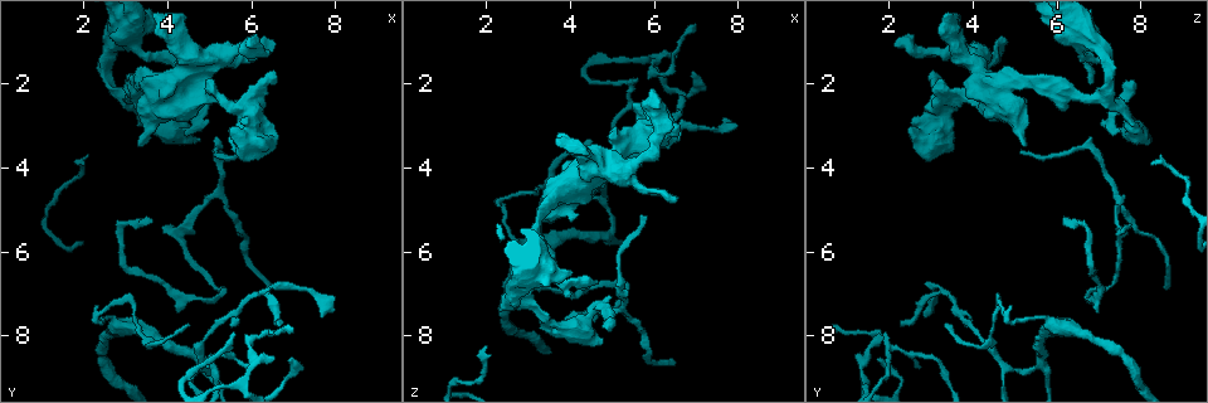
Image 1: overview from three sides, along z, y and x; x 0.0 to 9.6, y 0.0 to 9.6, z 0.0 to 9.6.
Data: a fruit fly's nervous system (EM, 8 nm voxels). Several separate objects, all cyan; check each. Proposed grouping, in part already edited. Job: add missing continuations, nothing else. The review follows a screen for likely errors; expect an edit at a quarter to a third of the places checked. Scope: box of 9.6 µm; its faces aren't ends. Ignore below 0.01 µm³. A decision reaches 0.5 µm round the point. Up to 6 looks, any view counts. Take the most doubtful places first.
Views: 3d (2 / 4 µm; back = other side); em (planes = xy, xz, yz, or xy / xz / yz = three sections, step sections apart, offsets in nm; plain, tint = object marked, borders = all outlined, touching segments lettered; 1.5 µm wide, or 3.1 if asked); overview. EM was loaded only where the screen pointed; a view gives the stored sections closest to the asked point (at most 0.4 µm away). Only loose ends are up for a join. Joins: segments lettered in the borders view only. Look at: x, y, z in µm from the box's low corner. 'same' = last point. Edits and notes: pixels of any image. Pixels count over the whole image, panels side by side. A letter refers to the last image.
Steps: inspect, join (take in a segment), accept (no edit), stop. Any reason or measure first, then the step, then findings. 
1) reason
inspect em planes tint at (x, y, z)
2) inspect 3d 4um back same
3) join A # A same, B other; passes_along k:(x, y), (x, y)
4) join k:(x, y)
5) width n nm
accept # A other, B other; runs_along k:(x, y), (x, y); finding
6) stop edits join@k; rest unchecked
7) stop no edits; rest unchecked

inspect 3d 4um back at (3.35, 3.45, 5.30)

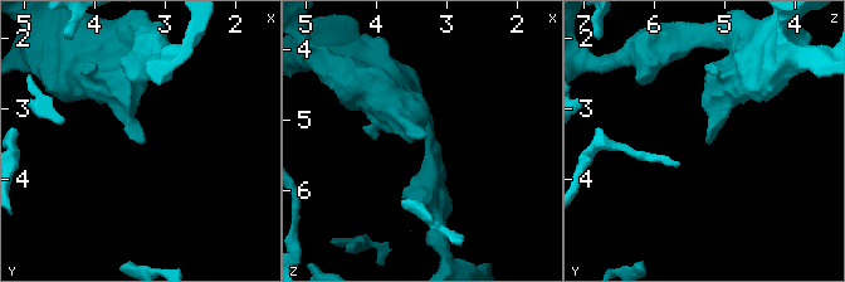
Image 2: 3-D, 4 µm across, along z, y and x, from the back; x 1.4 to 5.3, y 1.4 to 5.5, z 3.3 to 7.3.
inspect em planes borders at (3.35, 3.45, 5.25)

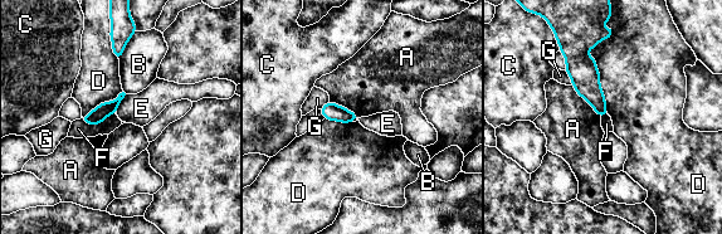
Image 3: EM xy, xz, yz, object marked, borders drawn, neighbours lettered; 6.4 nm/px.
accept # A other, B other, C other, D other, E other, F other, G other; border 3:(613, 34), (588, 50), (608, 112); none of them fits

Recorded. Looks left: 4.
branch stops here
inspect em planes borders at (5.10, 2.15, 3.05)

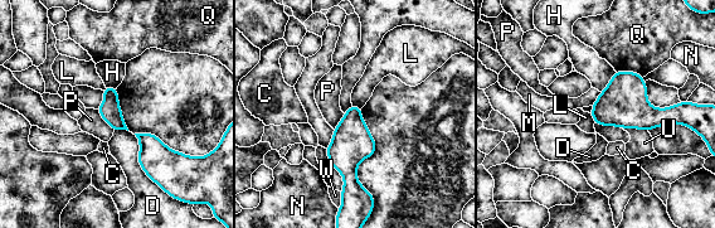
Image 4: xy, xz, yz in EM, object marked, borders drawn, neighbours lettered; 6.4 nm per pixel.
width 130 nm; longest_contact D 380 nm
accept # C other, D other, H other, L other, M other, N other, P other, Q other, U other, W other; no lettered segment goes on from it

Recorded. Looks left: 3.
tapers out
inspect 3d 4um at (4.50, 7.70, 3.40)

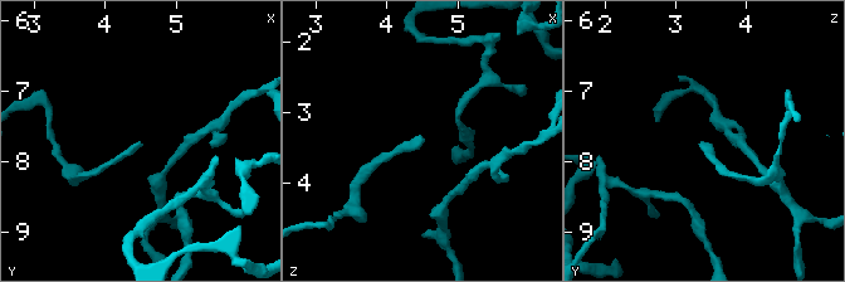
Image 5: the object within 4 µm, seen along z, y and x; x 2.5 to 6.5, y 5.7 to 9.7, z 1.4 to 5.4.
shape alone is not enough
inspect em xy step 4 borders at (4.50, 7.80, 3.35)

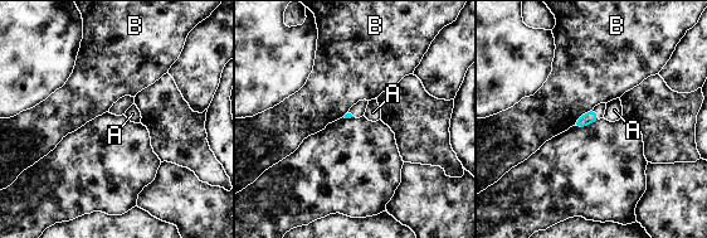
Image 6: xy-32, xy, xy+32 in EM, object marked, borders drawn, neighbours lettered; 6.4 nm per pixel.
inspect em planes borders same

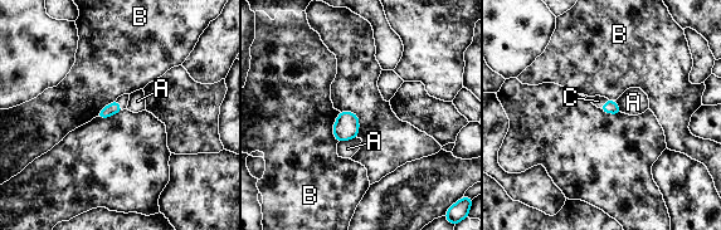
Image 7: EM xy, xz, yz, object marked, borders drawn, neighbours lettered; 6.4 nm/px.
join C # A other, B other, C same; the neuron continues

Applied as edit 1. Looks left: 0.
stop edits join@7; rest unchecked

